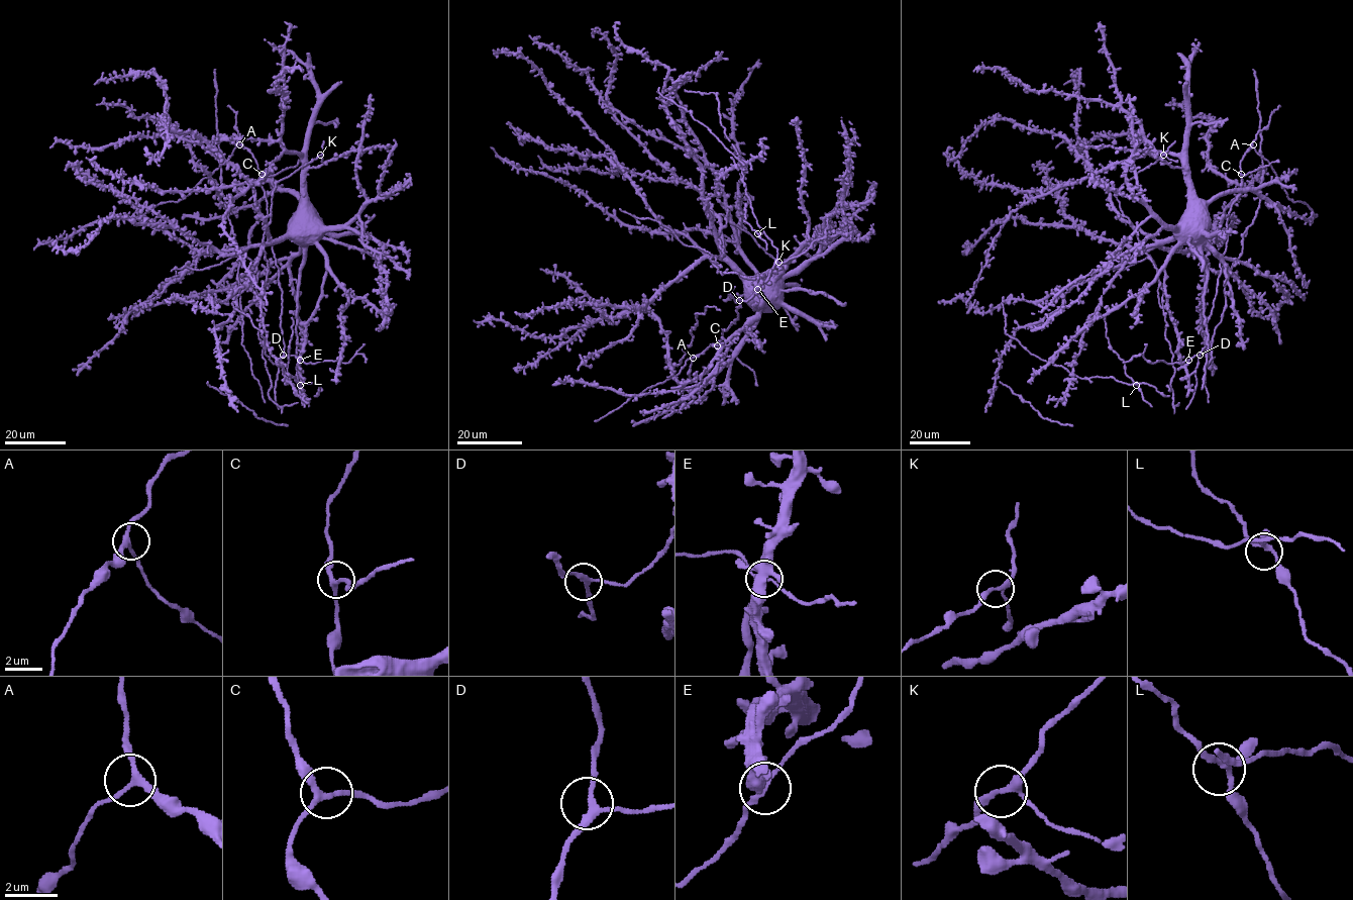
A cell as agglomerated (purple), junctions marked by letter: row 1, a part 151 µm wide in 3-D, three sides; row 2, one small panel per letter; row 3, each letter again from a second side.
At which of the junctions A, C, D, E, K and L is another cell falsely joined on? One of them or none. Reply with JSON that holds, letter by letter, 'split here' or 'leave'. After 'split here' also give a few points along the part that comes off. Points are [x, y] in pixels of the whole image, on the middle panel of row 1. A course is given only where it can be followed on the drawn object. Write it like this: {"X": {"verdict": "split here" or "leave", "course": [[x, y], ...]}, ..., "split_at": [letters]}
{"A": {"verdict": "leave"}, "C": {"verdict": "leave"}, "D": {"verdict": "leave"}, "E": {"verdict": "leave"}, "K": {"verdict": "leave"}, "L": {"verdict": "leave"}, "split_at": []}

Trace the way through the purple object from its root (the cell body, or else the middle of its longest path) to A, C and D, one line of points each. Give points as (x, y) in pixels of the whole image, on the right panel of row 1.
A: (1197, 206), (1189, 239), (1164, 267), (1182, 364), (1206, 345), (1228, 214), (1241, 191), (1240, 162), (1253, 144)
C: (1197, 206), (1189, 239), (1164, 267), (1182, 364), (1206, 345), (1241, 174)
D: (1197, 206), (1191, 211), (1189, 239), (1183, 241), (1166, 263), (1164, 284), (1178, 359), (1186, 364), (1200, 355)

